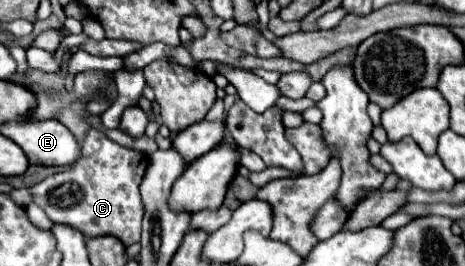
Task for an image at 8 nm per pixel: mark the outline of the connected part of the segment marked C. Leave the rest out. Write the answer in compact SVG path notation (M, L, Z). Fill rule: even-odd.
M92 128L82 142L82 160L32 186L32 202L36 202L52 222L78 228L86 240L96 236L116 236L130 246L140 240L144 206L138 186L146 166L148 158L144 154L124 148L112 142L104 132Z

